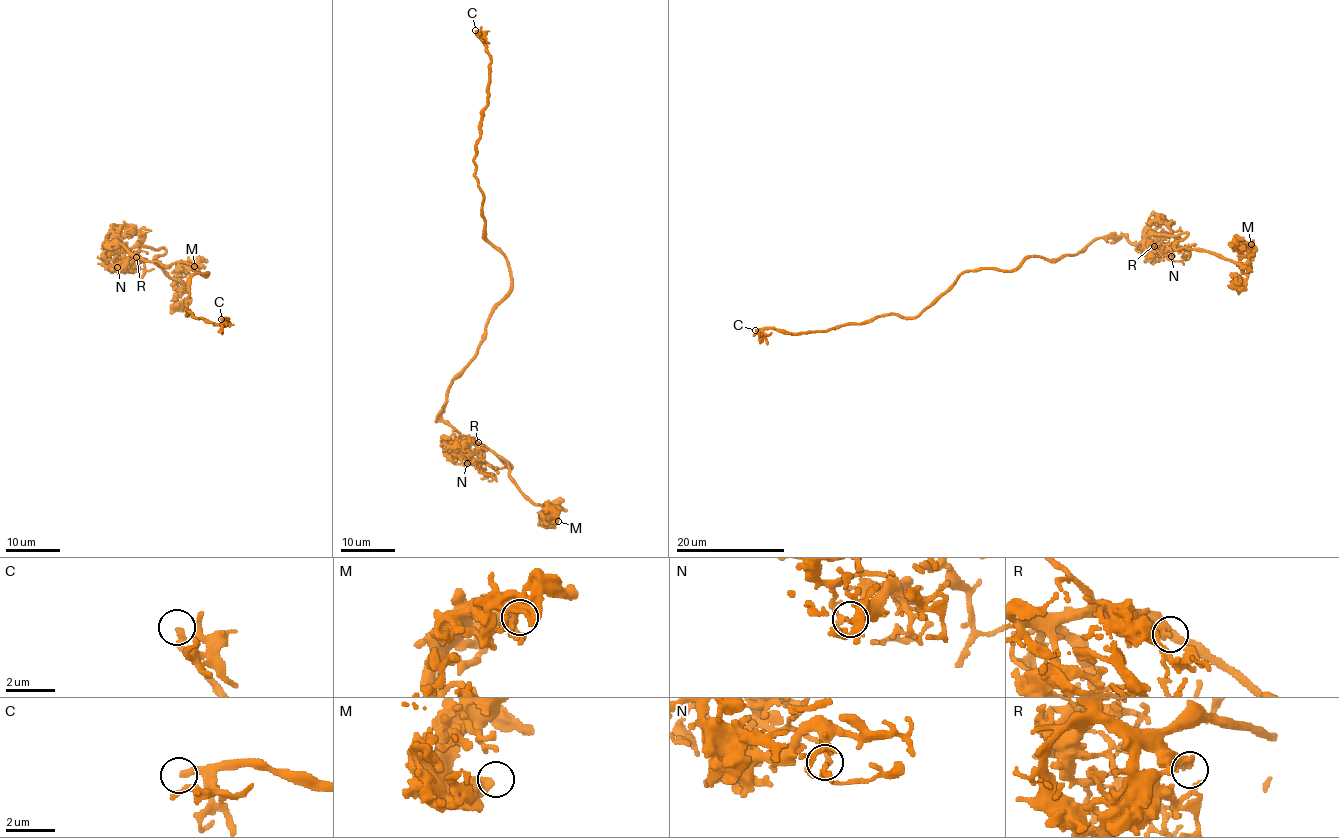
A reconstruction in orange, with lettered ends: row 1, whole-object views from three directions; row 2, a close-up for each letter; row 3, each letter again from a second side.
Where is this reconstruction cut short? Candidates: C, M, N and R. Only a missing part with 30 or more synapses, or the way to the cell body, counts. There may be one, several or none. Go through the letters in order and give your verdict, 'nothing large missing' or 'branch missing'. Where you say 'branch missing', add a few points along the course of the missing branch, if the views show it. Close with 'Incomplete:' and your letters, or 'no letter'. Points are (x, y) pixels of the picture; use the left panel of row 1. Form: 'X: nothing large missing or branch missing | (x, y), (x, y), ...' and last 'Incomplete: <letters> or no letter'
C: branch missing
M: nothing large missing
N: nothing large missing
R: nothing large missing
Incomplete: C

